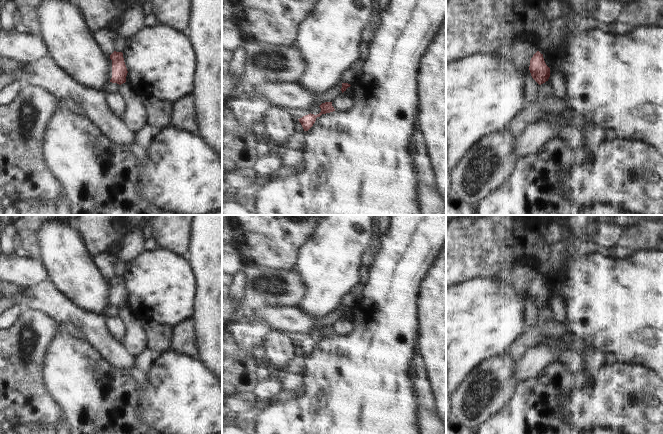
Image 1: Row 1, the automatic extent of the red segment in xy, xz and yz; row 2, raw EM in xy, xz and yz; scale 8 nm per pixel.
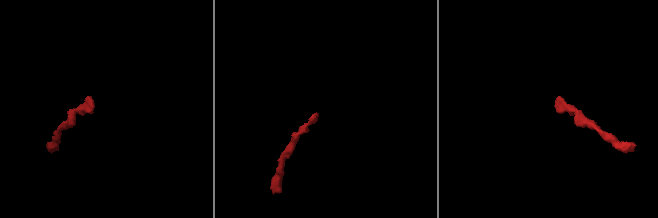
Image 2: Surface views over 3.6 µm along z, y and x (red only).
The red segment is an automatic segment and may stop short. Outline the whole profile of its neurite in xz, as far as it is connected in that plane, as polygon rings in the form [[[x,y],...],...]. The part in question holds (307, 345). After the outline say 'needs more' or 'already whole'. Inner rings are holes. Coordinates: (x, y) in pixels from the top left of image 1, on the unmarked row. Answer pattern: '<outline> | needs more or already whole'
[[[332,326],[322,327],[319,331],[321,332],[321,336],[319,338],[314,339],[310,337],[298,343],[304,355],[308,355],[313,350],[317,341],[320,341],[322,338],[335,335],[334,331],[332,330]]] | already whole

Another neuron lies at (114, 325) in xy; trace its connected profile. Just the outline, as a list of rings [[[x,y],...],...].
[[[119,316],[106,317],[106,329],[115,341],[122,343],[126,329]]]

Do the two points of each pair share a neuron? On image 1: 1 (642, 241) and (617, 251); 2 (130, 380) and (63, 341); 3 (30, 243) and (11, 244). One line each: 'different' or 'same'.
1: same
2: same
3: different

